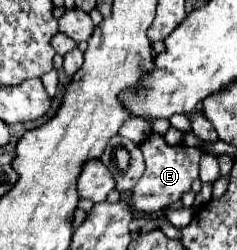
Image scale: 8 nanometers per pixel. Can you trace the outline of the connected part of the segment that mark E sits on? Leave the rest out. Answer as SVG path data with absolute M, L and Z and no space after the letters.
M151 134L141 142L141 152L145 158L145 174L133 188L131 206L137 212L159 212L165 206L181 200L185 192L191 190L191 182L199 176L199 156L201 152L197 148L175 144L169 146L161 134Z

